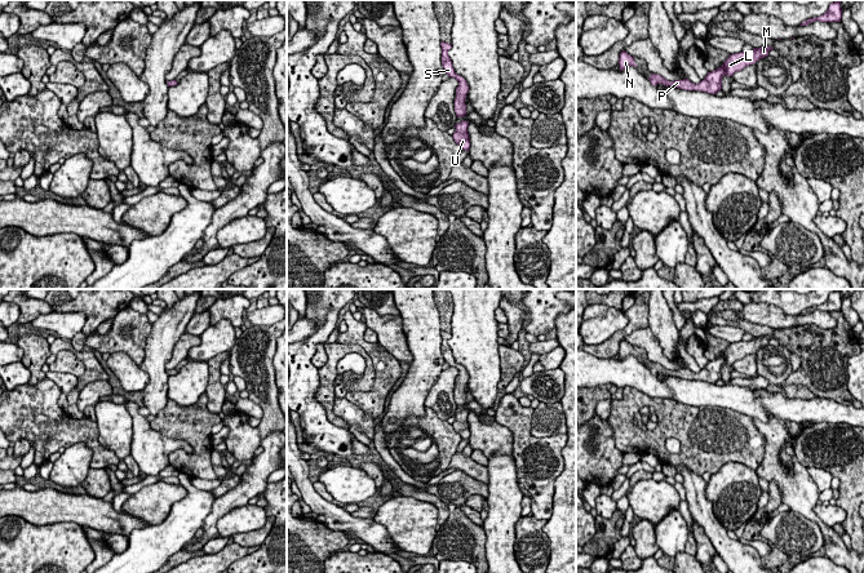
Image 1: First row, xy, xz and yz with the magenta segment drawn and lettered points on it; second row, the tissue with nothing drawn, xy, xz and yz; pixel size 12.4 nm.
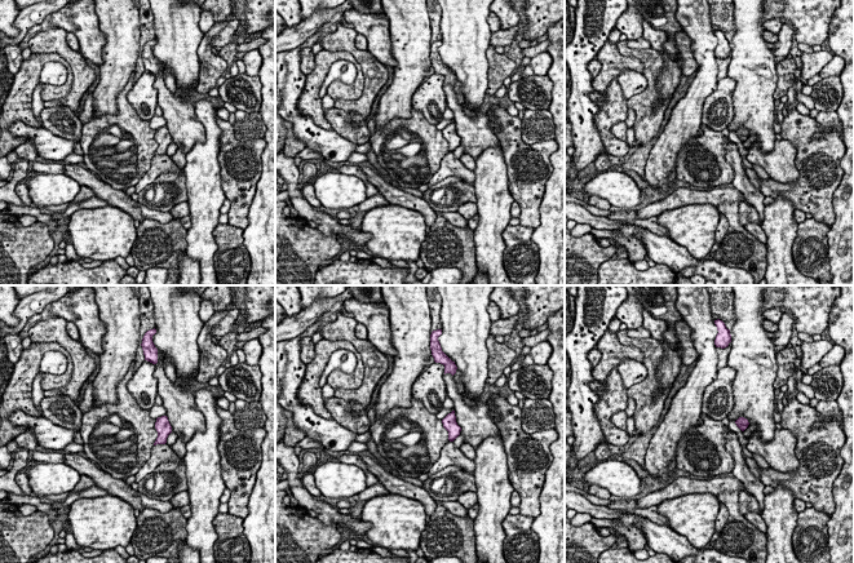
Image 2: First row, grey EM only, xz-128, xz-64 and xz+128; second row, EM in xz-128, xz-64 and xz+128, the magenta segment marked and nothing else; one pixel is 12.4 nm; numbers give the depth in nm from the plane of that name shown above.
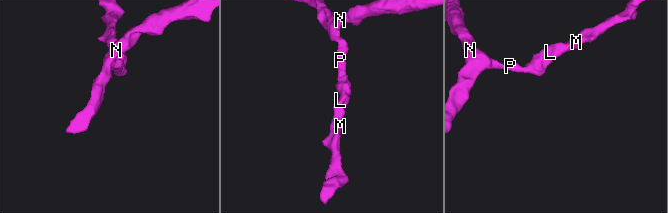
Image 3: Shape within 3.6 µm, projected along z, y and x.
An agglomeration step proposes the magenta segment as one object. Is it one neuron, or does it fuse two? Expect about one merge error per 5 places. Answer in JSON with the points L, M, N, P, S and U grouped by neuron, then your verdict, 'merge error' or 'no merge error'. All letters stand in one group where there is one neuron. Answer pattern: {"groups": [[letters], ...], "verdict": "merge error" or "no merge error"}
{"groups": [["L", "M", "N", "P", "S", "U"]], "verdict": "no merge error"}

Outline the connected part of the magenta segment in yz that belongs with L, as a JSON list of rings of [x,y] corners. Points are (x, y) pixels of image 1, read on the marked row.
[[[761,46],[754,48],[749,53],[740,52],[730,54],[730,57],[723,62],[721,67],[708,72],[705,79],[701,80],[699,84],[694,84],[688,79],[669,81],[657,74],[651,74],[651,76],[647,79],[655,86],[657,84],[663,84],[670,88],[678,88],[684,90],[699,90],[710,94],[717,94],[722,89],[722,77],[725,75],[734,76],[735,72],[741,71],[746,66],[754,65],[757,61],[767,57],[768,52],[772,49],[774,49],[772,46]]]

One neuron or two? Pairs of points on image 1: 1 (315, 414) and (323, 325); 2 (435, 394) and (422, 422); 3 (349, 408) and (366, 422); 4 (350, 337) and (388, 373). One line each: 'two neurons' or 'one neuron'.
1: one neuron
2: two neurons
3: one neuron
4: one neuron

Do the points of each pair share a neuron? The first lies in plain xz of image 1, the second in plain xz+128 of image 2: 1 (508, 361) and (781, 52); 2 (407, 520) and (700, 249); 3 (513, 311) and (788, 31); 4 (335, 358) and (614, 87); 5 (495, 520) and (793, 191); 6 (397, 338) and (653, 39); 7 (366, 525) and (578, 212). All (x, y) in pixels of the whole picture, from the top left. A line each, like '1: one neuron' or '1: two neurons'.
1: two neurons
2: one neuron
3: one neuron
4: two neurons
5: two neurons
6: one neuron
7: two neurons

